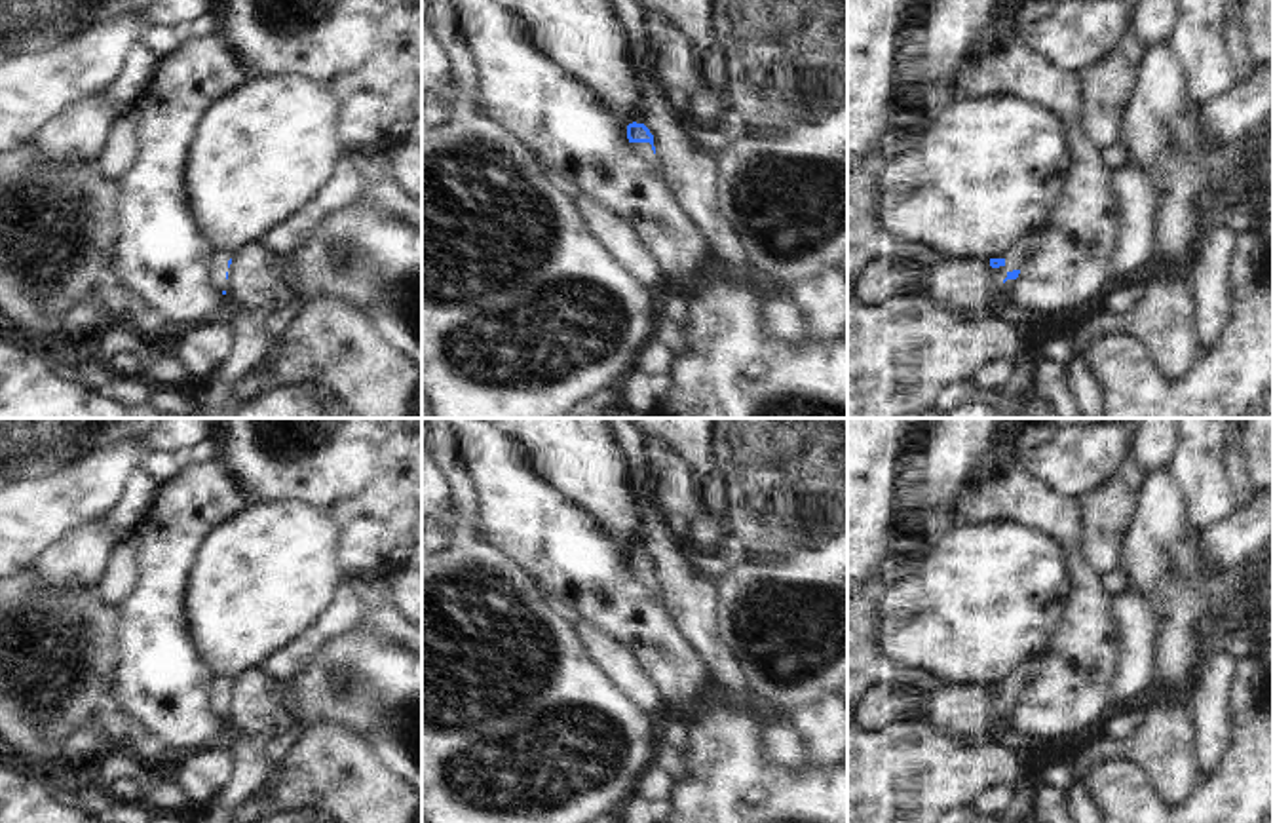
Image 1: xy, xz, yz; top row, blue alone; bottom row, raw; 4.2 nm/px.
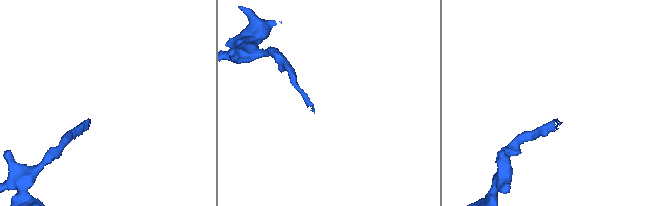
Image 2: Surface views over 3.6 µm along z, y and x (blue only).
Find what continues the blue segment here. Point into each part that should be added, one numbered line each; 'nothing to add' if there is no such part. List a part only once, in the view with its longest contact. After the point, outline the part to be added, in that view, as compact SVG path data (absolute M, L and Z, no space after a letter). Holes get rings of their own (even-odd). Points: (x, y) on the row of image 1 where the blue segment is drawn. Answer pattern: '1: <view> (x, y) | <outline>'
1: xz (643, 151) | M631 143L629 146L652 171L661 173L659 160L650 143Z

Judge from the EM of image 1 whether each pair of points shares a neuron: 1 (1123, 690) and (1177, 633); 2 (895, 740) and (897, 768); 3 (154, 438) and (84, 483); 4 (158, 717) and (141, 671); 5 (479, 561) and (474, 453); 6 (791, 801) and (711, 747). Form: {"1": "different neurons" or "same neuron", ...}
{"1": "different neurons", "2": "same neuron", "3": "different neurons", "4": "same neuron", "5": "different neurons", "6": "same neuron"}

